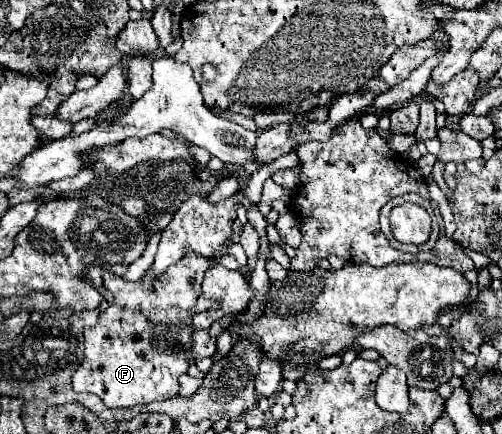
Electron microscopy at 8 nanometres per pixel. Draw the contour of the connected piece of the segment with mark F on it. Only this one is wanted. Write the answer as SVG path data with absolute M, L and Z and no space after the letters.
M187 252L177 264L167 268L159 278L155 278L149 270L141 280L129 282L109 270L103 270L103 284L113 294L113 304L99 314L99 322L93 328L85 330L85 358L77 372L73 374L73 390L75 392L91 392L97 394L107 408L133 408L141 404L151 404L155 400L173 398L179 394L179 376L195 364L195 356L191 354L193 346L193 314L197 310L217 308L215 300L209 300L201 294L203 274L213 268L213 260L205 256L197 256L197 252Z

